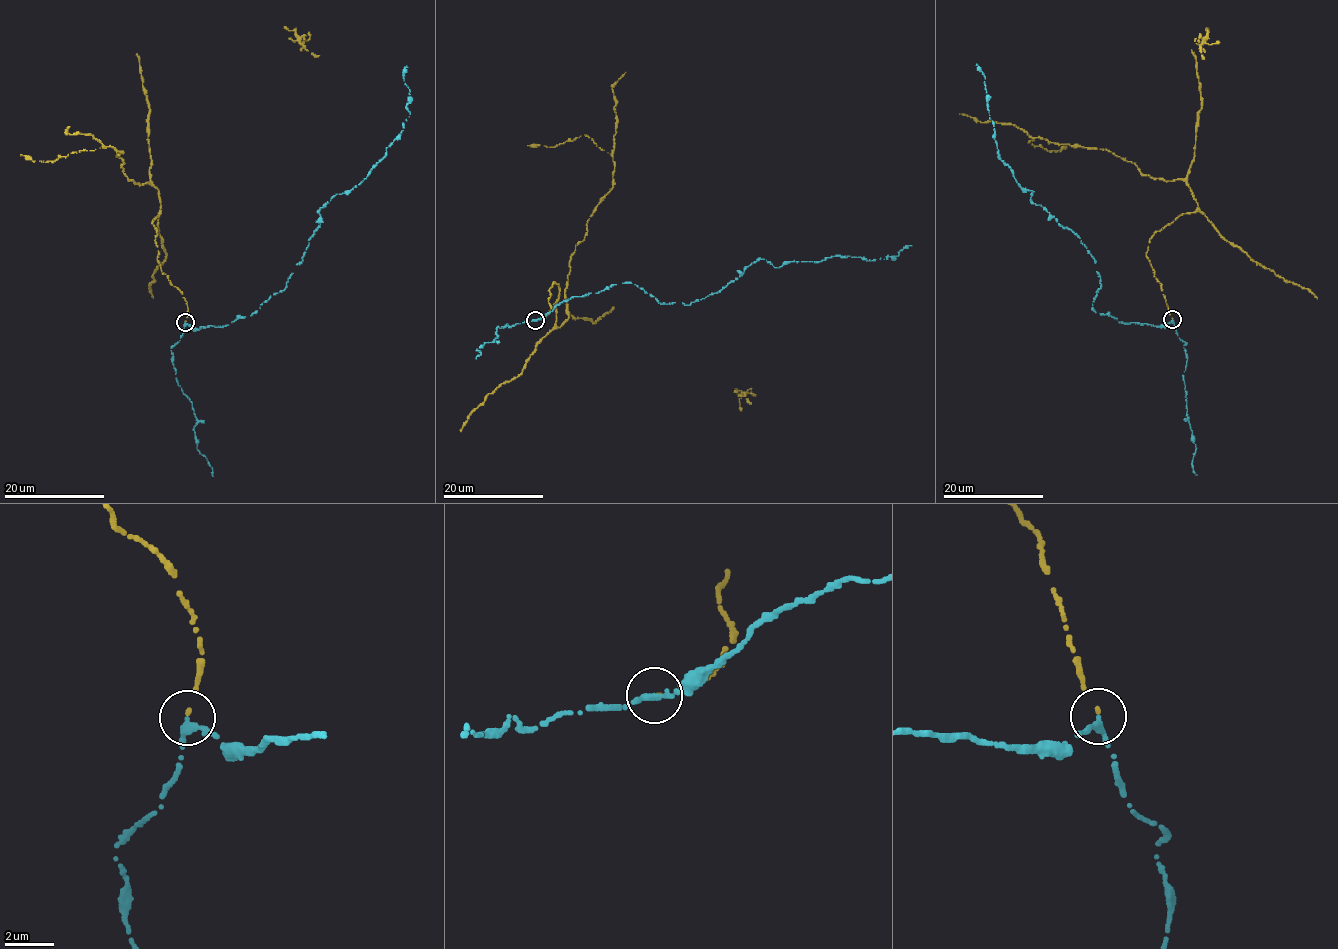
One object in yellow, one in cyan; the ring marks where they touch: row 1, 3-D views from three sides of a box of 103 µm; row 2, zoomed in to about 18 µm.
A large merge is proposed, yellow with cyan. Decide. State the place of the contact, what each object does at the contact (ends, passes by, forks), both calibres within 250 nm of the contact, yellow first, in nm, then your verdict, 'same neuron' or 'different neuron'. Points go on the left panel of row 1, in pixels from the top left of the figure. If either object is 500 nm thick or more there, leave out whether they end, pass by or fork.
(185, 322) | yellow ends | cyan ends | 100/320 nm | same neuron

